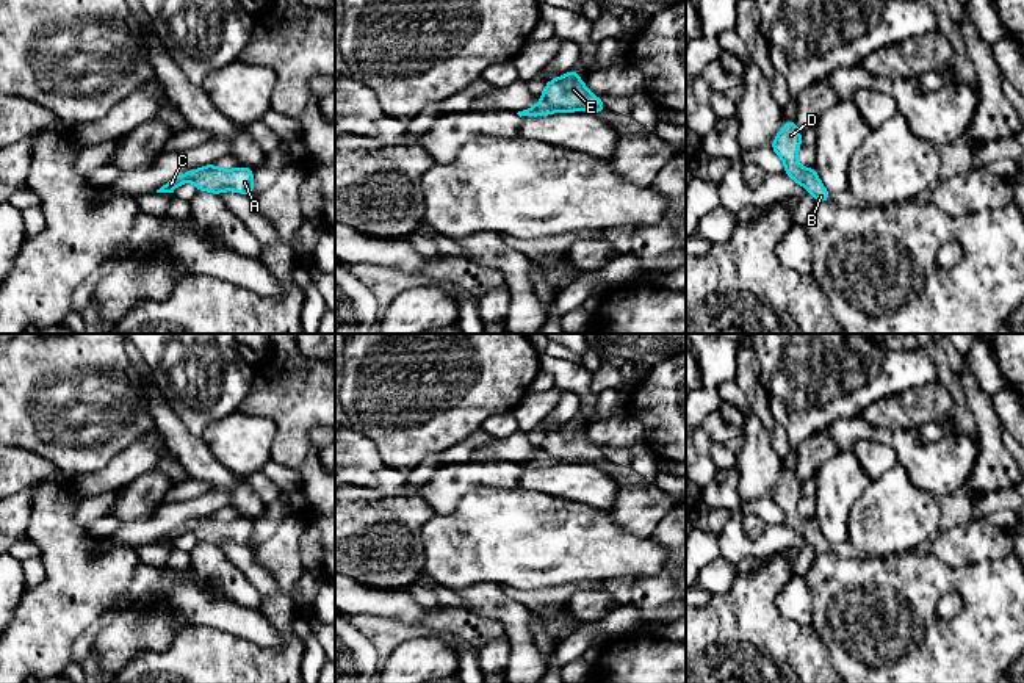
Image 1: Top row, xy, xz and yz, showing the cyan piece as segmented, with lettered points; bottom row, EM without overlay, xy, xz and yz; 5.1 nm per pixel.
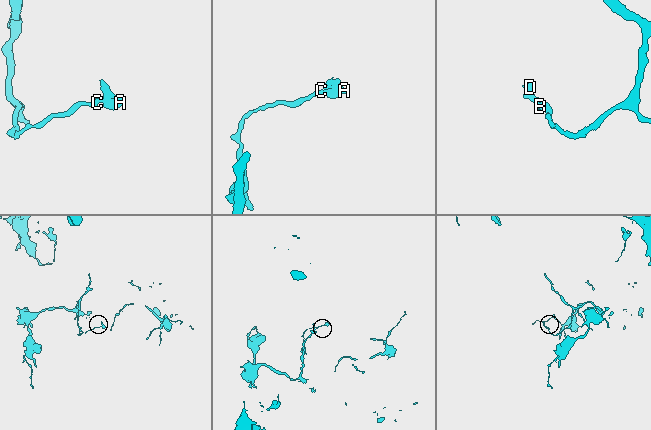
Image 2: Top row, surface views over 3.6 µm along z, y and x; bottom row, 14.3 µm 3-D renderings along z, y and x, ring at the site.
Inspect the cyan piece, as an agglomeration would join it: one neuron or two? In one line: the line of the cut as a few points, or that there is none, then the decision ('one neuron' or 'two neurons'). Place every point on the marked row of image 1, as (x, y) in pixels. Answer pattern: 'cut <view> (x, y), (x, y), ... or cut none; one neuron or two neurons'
cut none; one neuron

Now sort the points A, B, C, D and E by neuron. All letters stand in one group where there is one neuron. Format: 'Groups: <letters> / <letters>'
Groups: A B C D E

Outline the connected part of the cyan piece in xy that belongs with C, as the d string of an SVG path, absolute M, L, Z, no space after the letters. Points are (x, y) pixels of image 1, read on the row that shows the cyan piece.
M213 164L183 172L166 182L157 193L174 193L180 185L193 182L197 191L219 196L222 191L236 191L254 196L254 169L240 166L222 169Z

